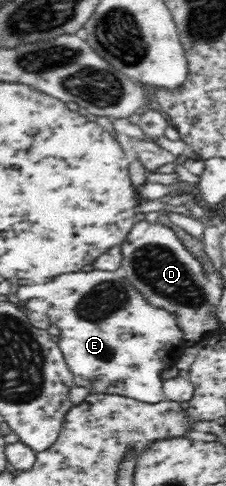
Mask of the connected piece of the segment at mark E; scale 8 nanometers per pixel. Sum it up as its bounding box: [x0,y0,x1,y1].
[16,270,188,403]

